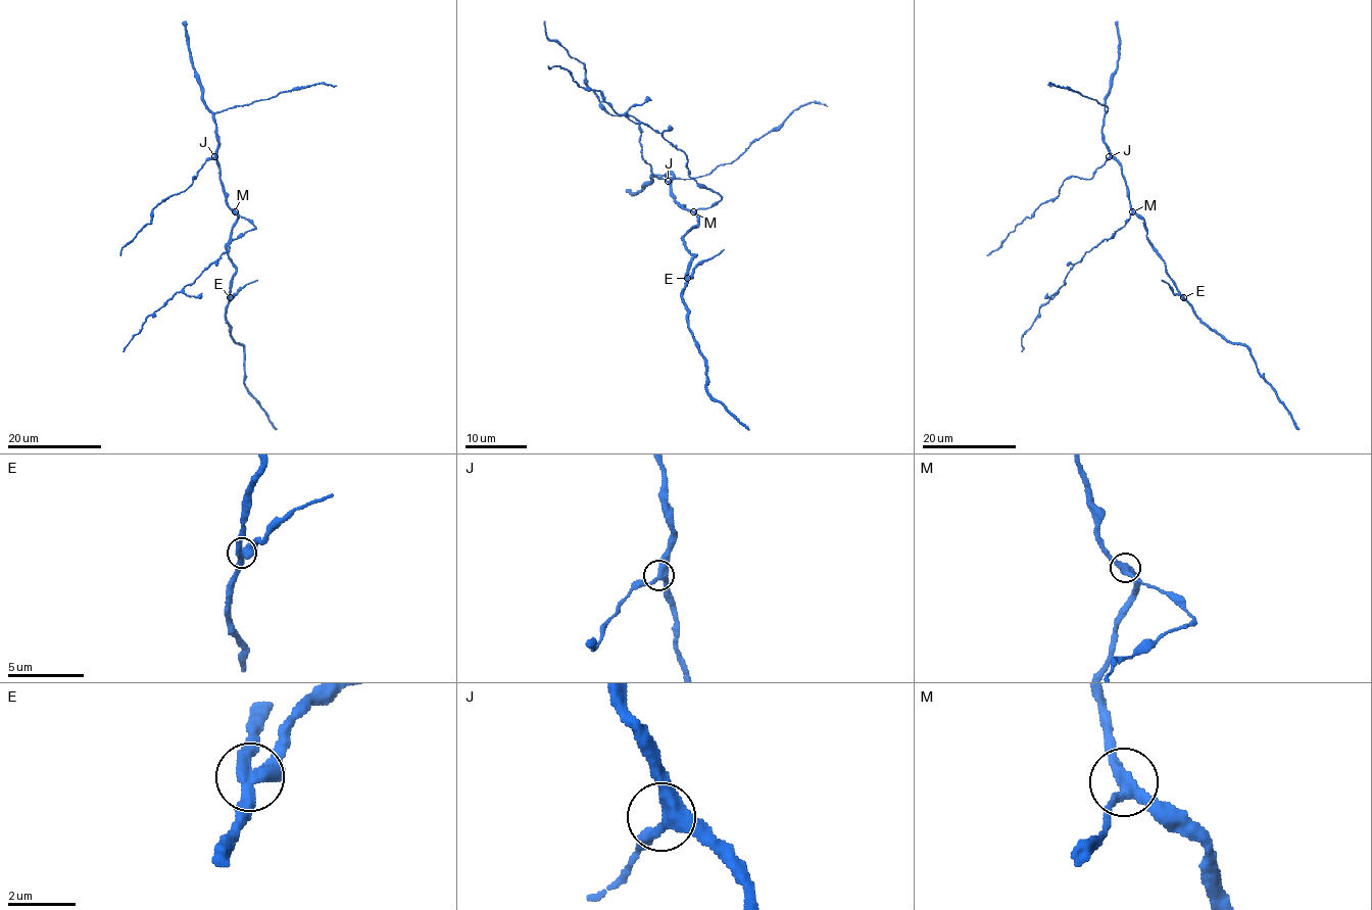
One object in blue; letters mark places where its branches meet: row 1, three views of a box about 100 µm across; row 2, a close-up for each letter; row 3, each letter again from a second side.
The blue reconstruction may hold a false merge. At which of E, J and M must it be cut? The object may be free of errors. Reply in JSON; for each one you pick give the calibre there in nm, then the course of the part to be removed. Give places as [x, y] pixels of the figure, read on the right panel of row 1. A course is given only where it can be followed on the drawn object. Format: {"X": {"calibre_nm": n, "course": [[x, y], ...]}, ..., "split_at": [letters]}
{"E": {"calibre_nm": 400, "course": [[1183, 298], [1162, 280]]}, "split_at": ["E"]}

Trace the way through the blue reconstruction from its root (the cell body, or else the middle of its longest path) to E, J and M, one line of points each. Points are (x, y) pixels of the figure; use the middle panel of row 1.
E: (695, 227), (683, 236), (684, 245), (695, 256), (687, 270), (687, 278)
J: (695, 227), (696, 216), (674, 197), (668, 181)
M: (695, 227), (696, 214), (693, 211)

